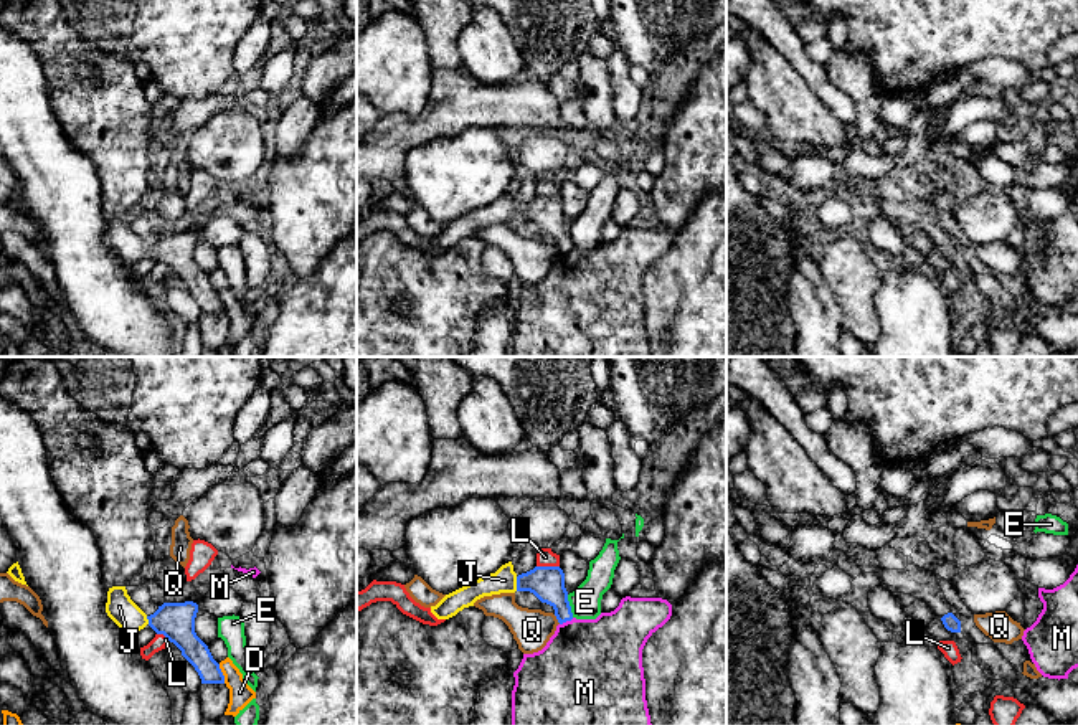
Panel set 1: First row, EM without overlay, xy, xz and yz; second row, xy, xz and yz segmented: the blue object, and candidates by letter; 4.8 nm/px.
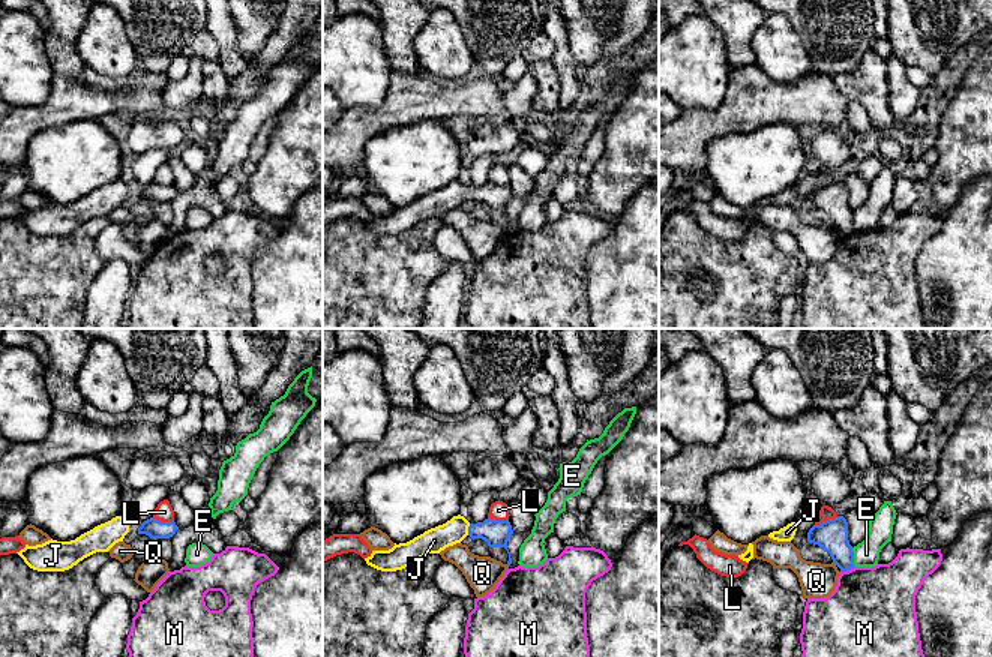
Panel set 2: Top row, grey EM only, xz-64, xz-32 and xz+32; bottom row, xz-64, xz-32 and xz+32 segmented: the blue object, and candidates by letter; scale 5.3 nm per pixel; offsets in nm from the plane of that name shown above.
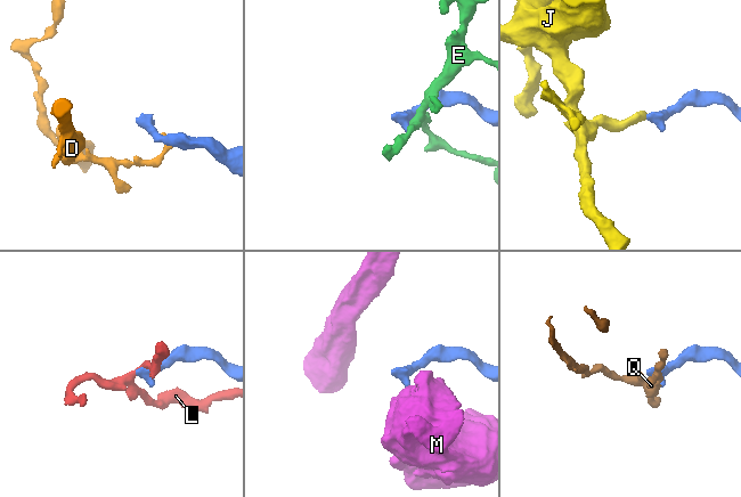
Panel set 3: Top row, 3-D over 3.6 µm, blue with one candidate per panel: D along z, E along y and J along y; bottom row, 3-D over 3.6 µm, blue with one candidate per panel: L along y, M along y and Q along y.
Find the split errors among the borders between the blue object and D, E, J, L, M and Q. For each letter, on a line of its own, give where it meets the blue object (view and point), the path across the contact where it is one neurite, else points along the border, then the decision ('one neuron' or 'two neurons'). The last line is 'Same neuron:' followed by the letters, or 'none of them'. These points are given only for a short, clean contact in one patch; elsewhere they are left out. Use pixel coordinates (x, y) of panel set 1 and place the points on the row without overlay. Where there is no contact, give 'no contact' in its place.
D: contact xy (222, 304); border xy (218, 294), (225, 312); two neurons
E: contact xz (570, 236); border xz (567, 225), (573, 246); two neurons
J: contact xz (517, 213); way xz (547, 213), (517, 213), (504, 210); one neuron
L: contact xz (548, 197); two neurons
M: contact xz (567, 250); border xz (573, 248), (560, 255); two neurons
Q: contact xz (557, 248); border xz (553, 245), (560, 253); two neurons
Same neuron: J

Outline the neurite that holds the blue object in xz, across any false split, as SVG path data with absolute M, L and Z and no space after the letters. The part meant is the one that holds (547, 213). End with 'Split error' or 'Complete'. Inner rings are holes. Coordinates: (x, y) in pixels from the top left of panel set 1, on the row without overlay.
M512 192L502 195L495 203L446 225L436 236L431 236L431 243L437 249L449 249L464 238L474 236L484 226L515 221L530 221L541 233L550 235L560 254L573 249L565 218L565 203L560 197L535 197L527 203L517 205Z. Split error

